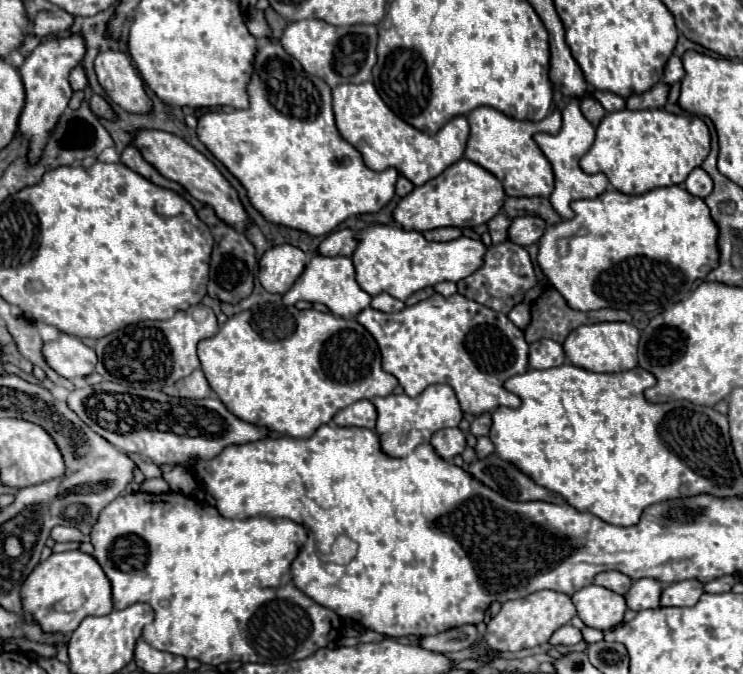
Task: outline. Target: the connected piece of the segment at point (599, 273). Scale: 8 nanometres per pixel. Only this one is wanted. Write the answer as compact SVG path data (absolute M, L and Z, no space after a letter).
M679 185L659 187L643 195L625 195L617 189L607 189L595 199L573 201L571 209L575 213L573 219L545 229L539 239L537 263L567 305L577 311L613 307L631 313L659 313L685 299L691 293L691 285L697 279L705 279L717 267L717 227L709 219L709 207Z

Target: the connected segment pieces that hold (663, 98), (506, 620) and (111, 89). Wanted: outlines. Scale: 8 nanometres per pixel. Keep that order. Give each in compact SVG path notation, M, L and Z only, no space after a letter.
M657 83L641 95L629 95L625 103L627 109L663 109L667 103L667 93L669 87L665 87L665 83Z
M537 591L527 597L503 603L499 613L487 623L483 639L489 649L495 651L519 651L523 647L537 647L547 643L553 631L565 625L571 617L575 617L575 611L569 595L561 595L557 591Z
M103 51L95 59L95 71L105 93L129 113L151 113L153 103L129 57L121 51Z

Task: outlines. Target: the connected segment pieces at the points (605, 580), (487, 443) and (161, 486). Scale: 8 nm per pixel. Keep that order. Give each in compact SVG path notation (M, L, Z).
M603 571L601 575L595 577L593 583L601 585L601 587L605 587L609 591L615 591L619 595L625 595L629 591L629 587L631 587L631 579L627 575L623 575L623 573L619 573L619 571Z
M481 437L481 439L477 439L475 453L477 453L477 457L479 457L479 459L489 457L489 455L493 453L493 443L491 443L491 439L489 439L489 437Z
M145 479L141 483L141 491L147 491L147 493L165 493L169 491L169 485L165 479Z

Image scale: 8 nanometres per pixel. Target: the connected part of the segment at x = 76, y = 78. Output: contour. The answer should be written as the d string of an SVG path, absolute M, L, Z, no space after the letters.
M75 67L75 69L71 71L69 83L71 83L71 89L73 89L73 91L79 91L79 89L85 89L85 87L87 87L87 77L85 77L85 73L83 73L81 67Z

